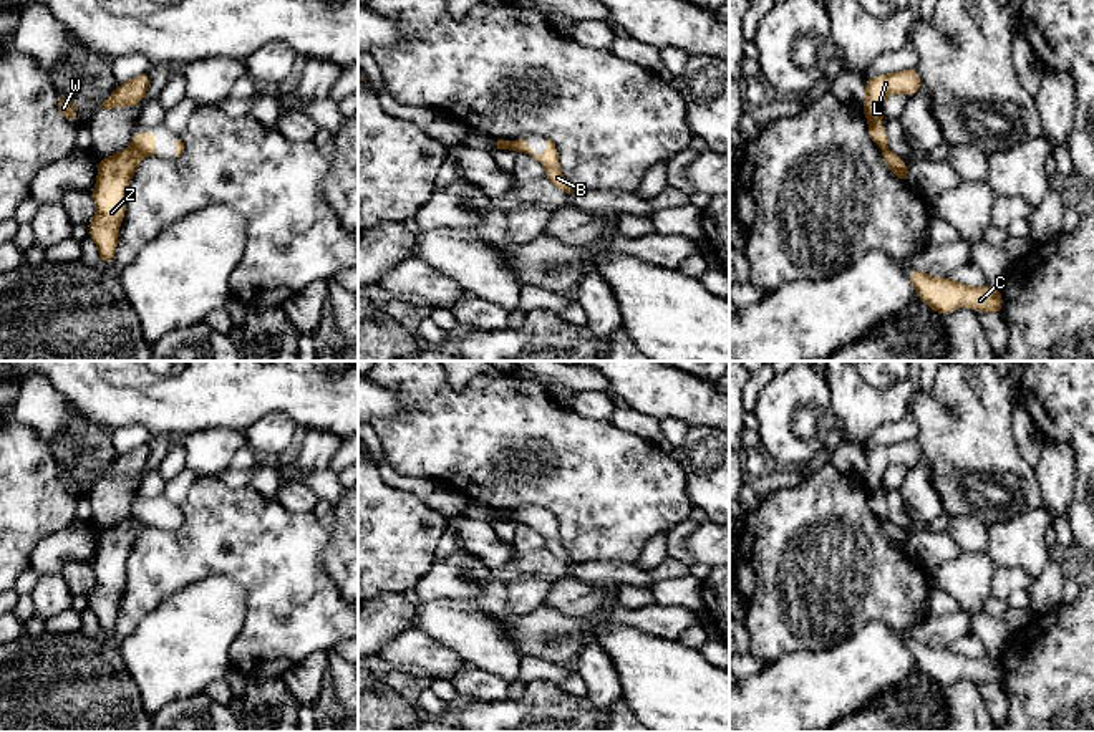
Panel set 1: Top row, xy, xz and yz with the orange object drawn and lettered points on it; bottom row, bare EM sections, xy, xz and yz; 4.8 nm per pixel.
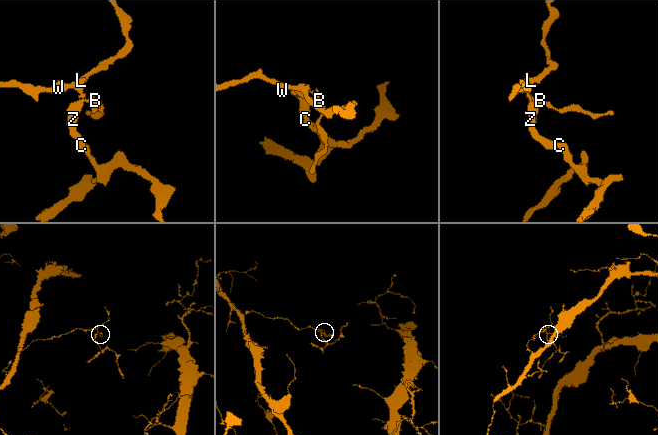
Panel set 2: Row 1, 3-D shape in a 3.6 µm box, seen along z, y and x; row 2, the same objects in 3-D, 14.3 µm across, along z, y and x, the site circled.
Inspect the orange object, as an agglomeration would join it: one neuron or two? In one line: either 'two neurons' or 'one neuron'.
two neurons

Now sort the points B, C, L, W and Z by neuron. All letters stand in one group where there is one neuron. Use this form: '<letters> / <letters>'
B L W / C Z

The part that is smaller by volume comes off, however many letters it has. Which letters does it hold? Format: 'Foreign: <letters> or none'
Foreign: C, Z

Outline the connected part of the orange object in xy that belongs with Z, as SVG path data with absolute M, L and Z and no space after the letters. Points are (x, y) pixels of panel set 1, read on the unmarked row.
M131 517L123 523L103 528L98 535L98 551L93 560L96 586L88 596L88 603L98 616L103 638L114 629L119 595L126 585L126 561L144 527L141 520Z

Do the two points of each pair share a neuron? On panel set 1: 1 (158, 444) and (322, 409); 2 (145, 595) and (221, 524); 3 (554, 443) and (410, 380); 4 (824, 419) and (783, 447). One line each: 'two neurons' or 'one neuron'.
1: two neurons
2: one neuron
3: one neuron
4: one neuron

